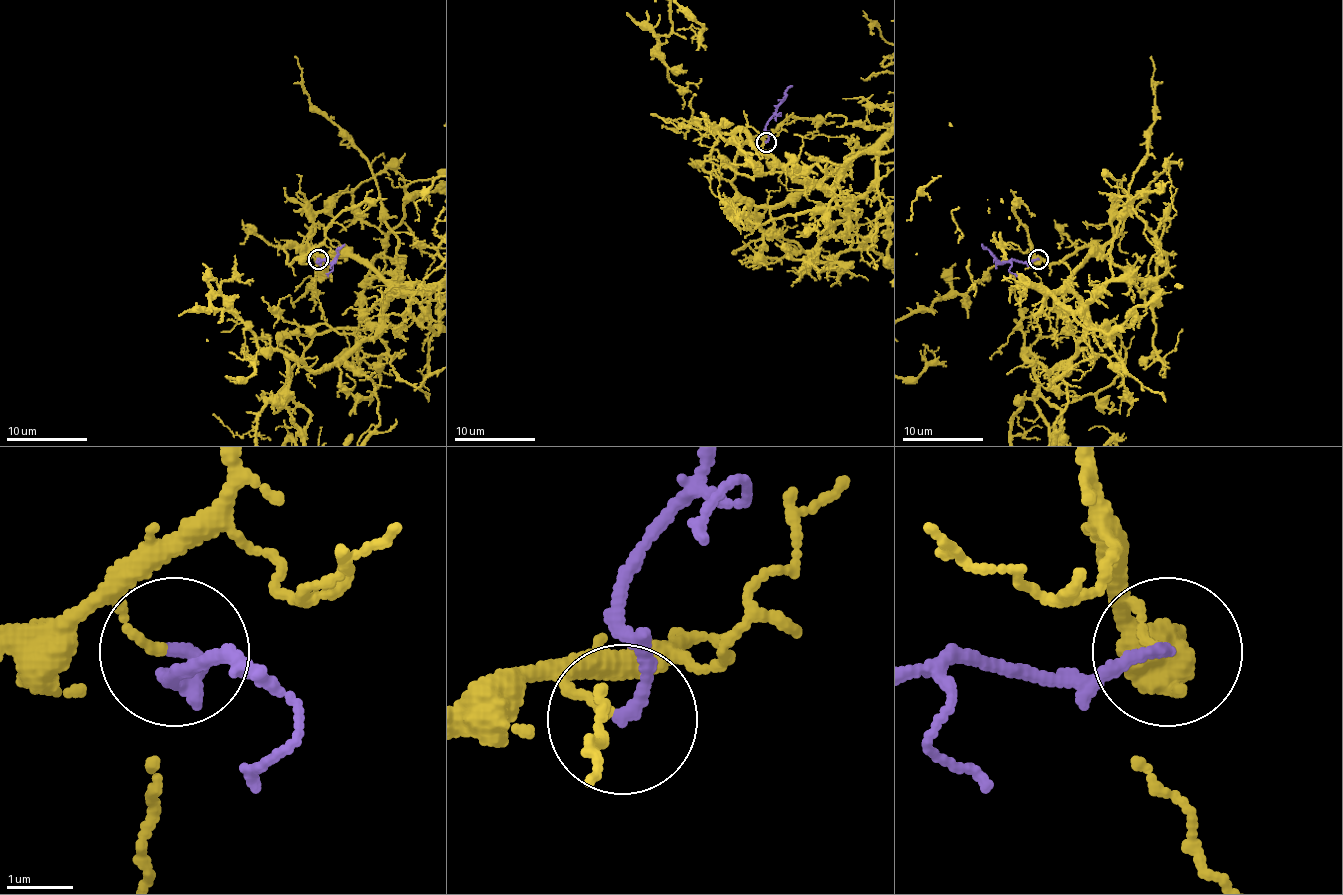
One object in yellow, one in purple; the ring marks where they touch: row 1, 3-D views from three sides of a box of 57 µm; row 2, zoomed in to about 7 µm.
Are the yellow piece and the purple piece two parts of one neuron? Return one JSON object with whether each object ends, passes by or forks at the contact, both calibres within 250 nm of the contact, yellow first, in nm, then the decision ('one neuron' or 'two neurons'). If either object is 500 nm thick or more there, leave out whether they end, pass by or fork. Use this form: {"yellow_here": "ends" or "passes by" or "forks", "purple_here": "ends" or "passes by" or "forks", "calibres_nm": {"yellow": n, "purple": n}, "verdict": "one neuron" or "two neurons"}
{"yellow_here": "ends", "purple_here": "ends", "calibres_nm": {"yellow": 100, "purple": 180}, "verdict": "two neurons"}

